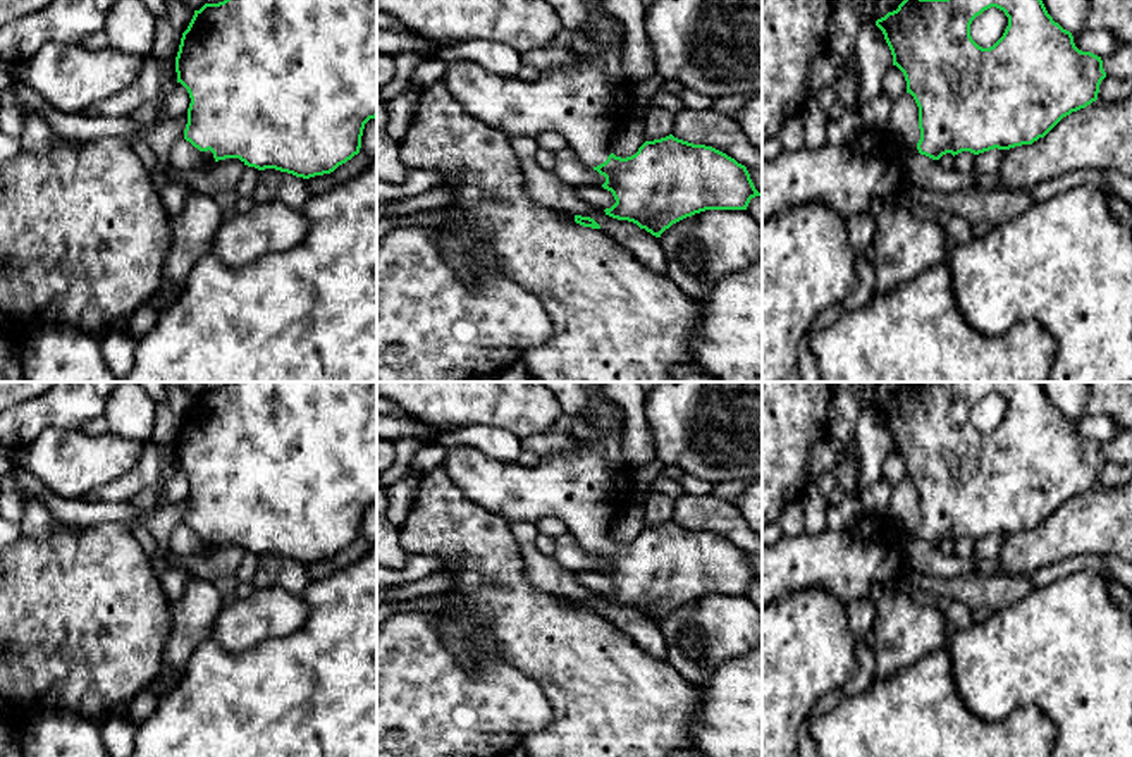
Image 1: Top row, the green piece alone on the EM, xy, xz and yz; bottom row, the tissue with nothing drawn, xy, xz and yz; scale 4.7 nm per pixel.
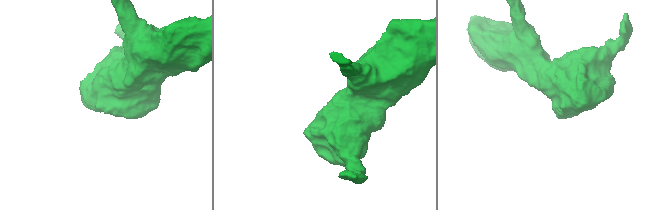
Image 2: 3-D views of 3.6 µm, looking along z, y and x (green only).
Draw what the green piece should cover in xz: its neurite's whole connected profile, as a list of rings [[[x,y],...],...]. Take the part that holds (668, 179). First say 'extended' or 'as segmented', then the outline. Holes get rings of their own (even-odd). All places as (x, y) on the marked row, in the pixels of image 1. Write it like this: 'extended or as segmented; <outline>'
extended; [[[602,0],[583,2],[587,15],[580,28],[588,31],[588,41],[602,48],[599,53],[580,55],[571,67],[540,71],[535,81],[504,77],[471,60],[452,60],[442,81],[471,117],[509,138],[561,134],[568,150],[583,165],[606,177],[602,188],[616,200],[604,210],[606,215],[633,222],[655,237],[673,224],[705,210],[747,210],[750,200],[760,196],[747,167],[712,146],[693,145],[669,134],[645,141],[626,158],[611,151],[611,143],[631,105],[631,84],[623,71],[624,26],[604,10]]]

